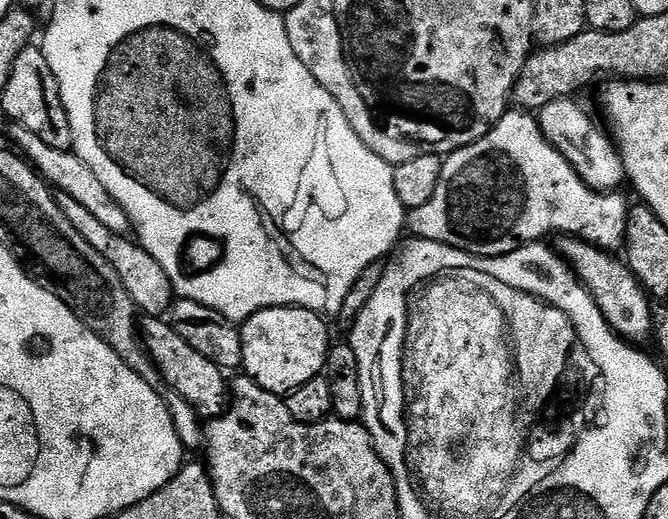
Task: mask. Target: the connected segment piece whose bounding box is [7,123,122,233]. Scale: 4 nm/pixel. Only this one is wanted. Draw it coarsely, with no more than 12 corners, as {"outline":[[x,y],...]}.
{"outline":[[9,123],[11,143],[57,193],[121,231],[110,190],[75,151]]}

